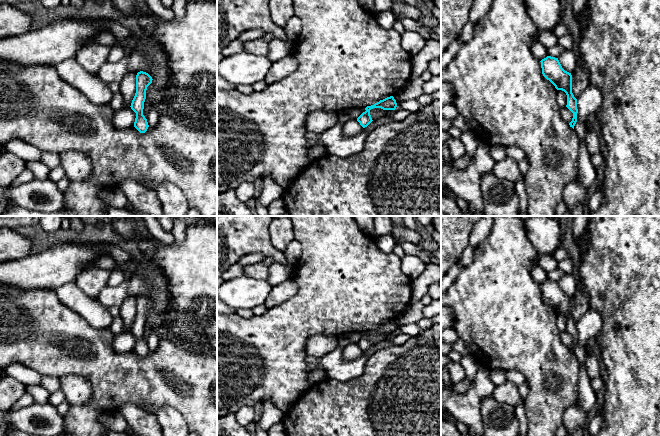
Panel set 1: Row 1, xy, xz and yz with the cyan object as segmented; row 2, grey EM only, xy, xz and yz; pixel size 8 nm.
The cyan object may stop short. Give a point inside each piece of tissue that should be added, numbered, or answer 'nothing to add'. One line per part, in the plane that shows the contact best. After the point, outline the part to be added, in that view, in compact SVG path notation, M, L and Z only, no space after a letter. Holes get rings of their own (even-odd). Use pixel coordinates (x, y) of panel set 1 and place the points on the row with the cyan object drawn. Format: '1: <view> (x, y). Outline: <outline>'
nothing to add

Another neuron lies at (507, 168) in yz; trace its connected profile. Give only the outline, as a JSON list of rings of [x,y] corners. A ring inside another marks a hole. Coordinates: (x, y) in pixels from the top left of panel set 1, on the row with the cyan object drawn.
[[[506,157],[505,159],[496,162],[493,173],[500,179],[507,179],[512,182],[524,179],[524,176],[519,169],[518,162],[510,157]]]

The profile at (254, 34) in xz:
[[[251,29],[244,33],[242,33],[239,37],[239,40],[242,42],[248,42],[251,40],[258,40],[260,38],[263,38],[264,32],[260,29]]]

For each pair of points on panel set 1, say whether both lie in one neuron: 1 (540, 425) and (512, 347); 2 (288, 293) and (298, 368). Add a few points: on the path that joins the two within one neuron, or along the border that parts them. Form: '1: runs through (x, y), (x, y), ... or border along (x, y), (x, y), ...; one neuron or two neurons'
1: runs through (540, 406), (540, 375), (531, 366); one neuron
2: border along (294, 279), (297, 291), (284, 302), (268, 309); two neurons

